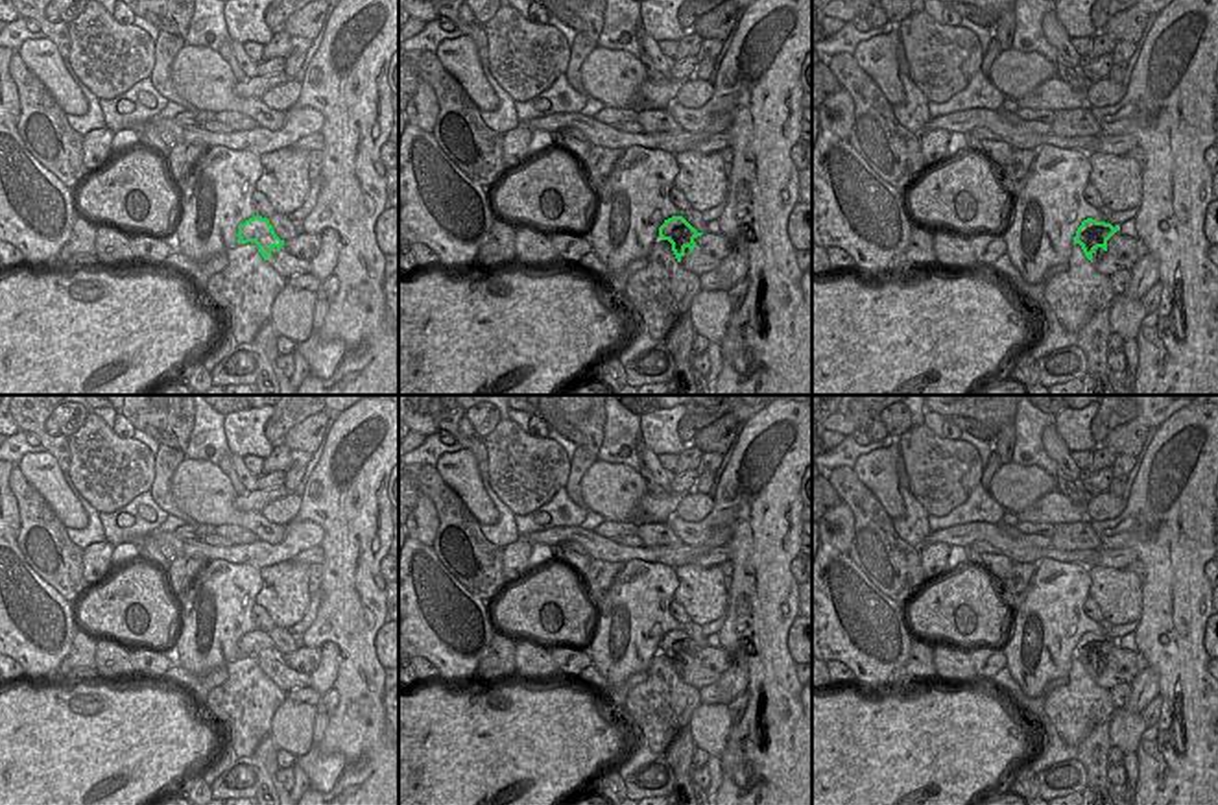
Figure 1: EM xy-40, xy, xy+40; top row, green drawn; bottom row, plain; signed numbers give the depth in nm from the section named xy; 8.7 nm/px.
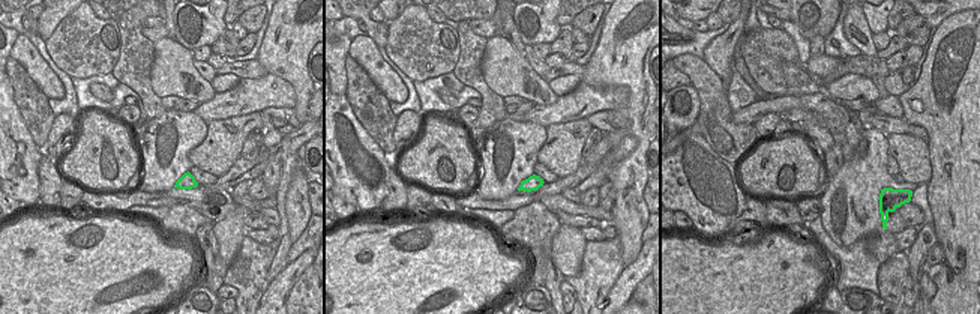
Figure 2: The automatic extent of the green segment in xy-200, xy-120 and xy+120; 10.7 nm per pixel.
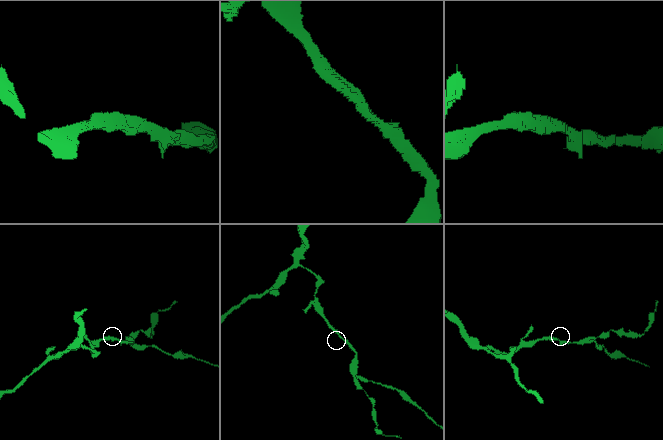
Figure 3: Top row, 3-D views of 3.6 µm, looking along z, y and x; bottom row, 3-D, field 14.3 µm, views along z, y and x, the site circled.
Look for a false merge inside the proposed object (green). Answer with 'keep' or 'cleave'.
keep

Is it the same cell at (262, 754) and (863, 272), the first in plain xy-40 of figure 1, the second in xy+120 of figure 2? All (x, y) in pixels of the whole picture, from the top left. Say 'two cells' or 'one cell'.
two cells

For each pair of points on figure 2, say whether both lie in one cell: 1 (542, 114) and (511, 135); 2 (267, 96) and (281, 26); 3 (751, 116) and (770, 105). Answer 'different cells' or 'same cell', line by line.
1: different cells
2: different cells
3: same cell

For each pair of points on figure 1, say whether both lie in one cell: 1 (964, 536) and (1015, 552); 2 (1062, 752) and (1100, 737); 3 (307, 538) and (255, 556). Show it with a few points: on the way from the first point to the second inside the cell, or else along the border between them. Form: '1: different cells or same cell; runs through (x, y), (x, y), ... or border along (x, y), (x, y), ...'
1: same cell; runs through (977, 534), (993, 534), (1003, 541)
2: different cells; border along (1078, 746), (1074, 757)
3: same cell; runs through (294, 541), (285, 551), (268, 554)

